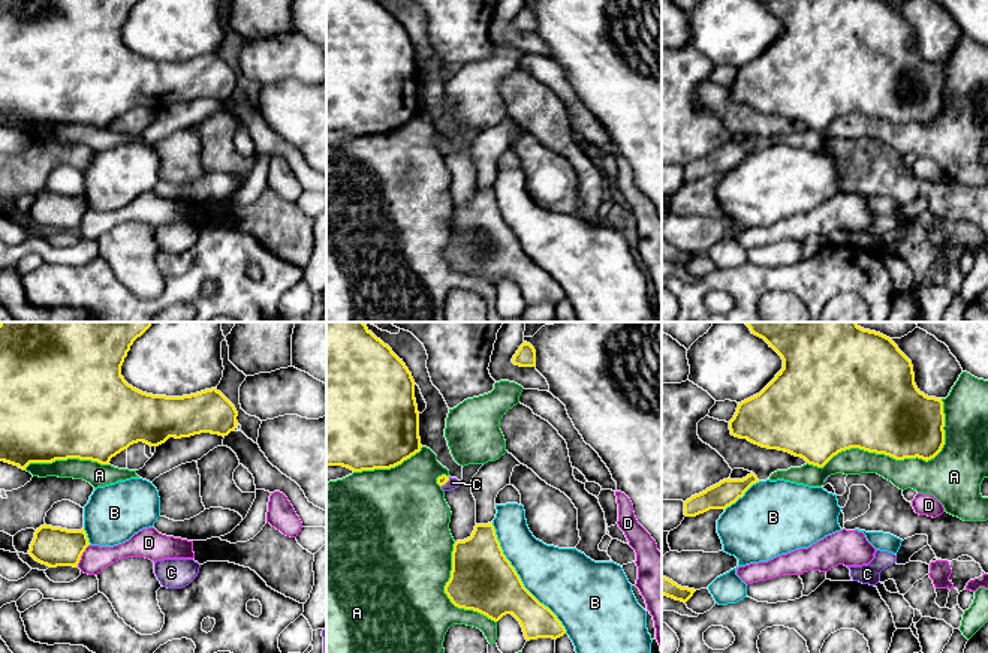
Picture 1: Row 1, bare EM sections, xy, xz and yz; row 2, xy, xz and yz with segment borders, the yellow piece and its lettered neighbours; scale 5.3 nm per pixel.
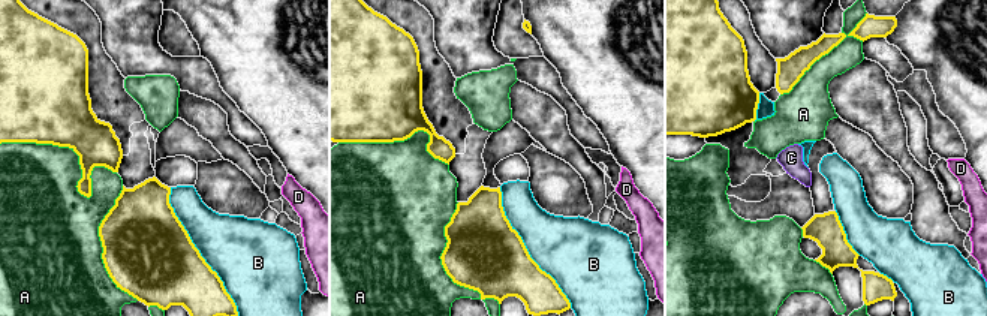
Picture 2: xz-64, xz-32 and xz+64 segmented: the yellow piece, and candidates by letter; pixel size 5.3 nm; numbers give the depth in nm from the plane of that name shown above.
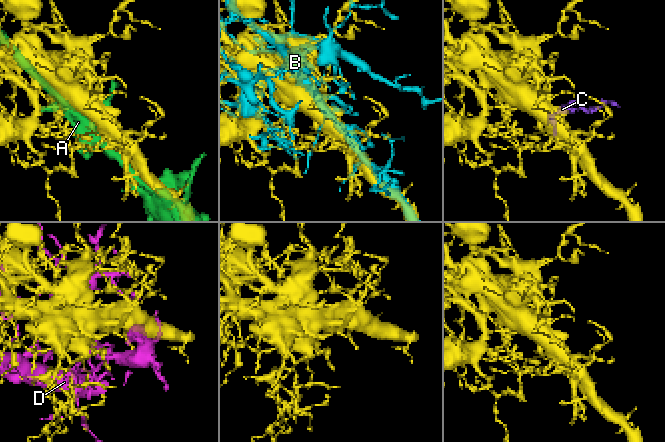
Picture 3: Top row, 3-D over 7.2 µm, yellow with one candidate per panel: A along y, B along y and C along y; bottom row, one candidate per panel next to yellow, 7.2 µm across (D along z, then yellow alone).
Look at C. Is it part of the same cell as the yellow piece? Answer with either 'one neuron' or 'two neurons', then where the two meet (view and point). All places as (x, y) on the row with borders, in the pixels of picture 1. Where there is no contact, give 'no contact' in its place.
one neuron | xz (445, 483)

